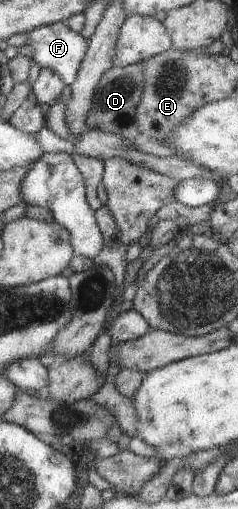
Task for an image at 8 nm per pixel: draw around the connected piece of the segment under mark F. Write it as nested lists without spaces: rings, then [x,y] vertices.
[[[65,22],[36,28],[28,33],[27,38],[27,45],[34,52],[34,62],[41,69],[55,71],[66,85],[72,87],[88,53],[89,40],[71,31]]]

